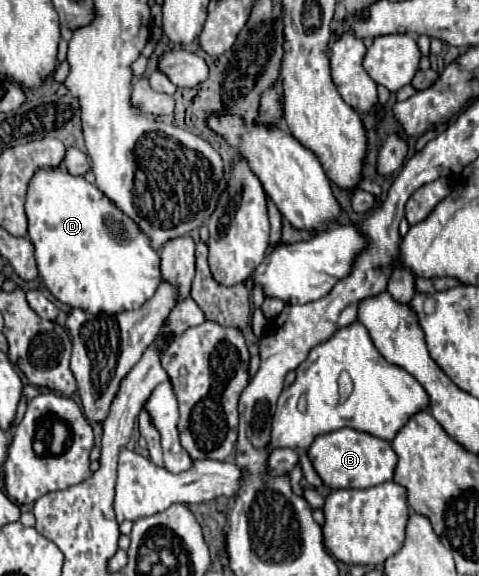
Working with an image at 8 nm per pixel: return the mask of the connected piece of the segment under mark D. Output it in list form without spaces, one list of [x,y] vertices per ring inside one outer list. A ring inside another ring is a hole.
[[[62,168],[38,170],[28,186],[26,196],[28,238],[34,244],[38,272],[62,304],[80,308],[86,314],[116,314],[140,308],[156,292],[160,278],[160,254],[150,246],[150,238],[136,226],[136,222],[114,206],[94,184],[82,176],[72,176]]]

